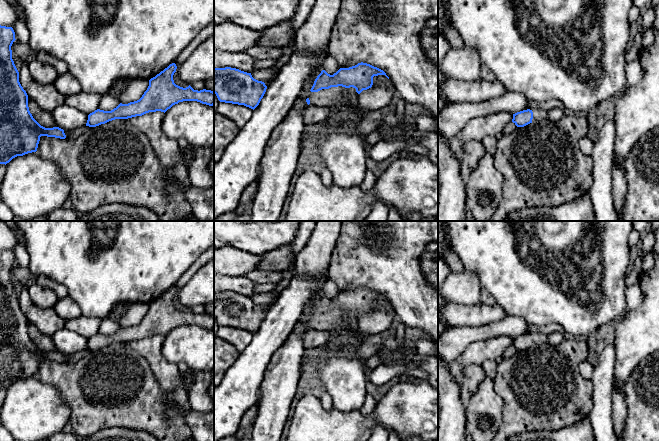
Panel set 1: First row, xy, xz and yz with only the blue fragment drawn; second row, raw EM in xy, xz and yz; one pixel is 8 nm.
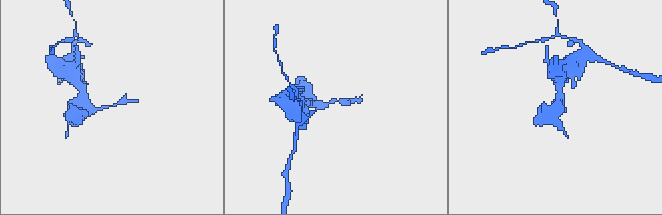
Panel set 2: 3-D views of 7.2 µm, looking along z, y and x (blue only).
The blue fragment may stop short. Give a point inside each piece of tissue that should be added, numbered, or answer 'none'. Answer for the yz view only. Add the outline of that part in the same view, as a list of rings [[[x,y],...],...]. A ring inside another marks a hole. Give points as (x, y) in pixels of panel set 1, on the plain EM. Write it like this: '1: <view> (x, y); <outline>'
1: yz (538, 338); [[[533,333],[533,343],[532,343],[532,347],[537,347],[541,344],[545,344],[547,343],[547,335],[543,334],[543,333]]]

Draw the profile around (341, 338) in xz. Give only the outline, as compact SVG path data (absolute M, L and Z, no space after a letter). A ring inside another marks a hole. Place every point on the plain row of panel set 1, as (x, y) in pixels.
M351 318L344 327L329 330L331 332L331 337L322 347L328 351L350 349L356 341L369 336L361 333L358 330L358 326L359 318Z

